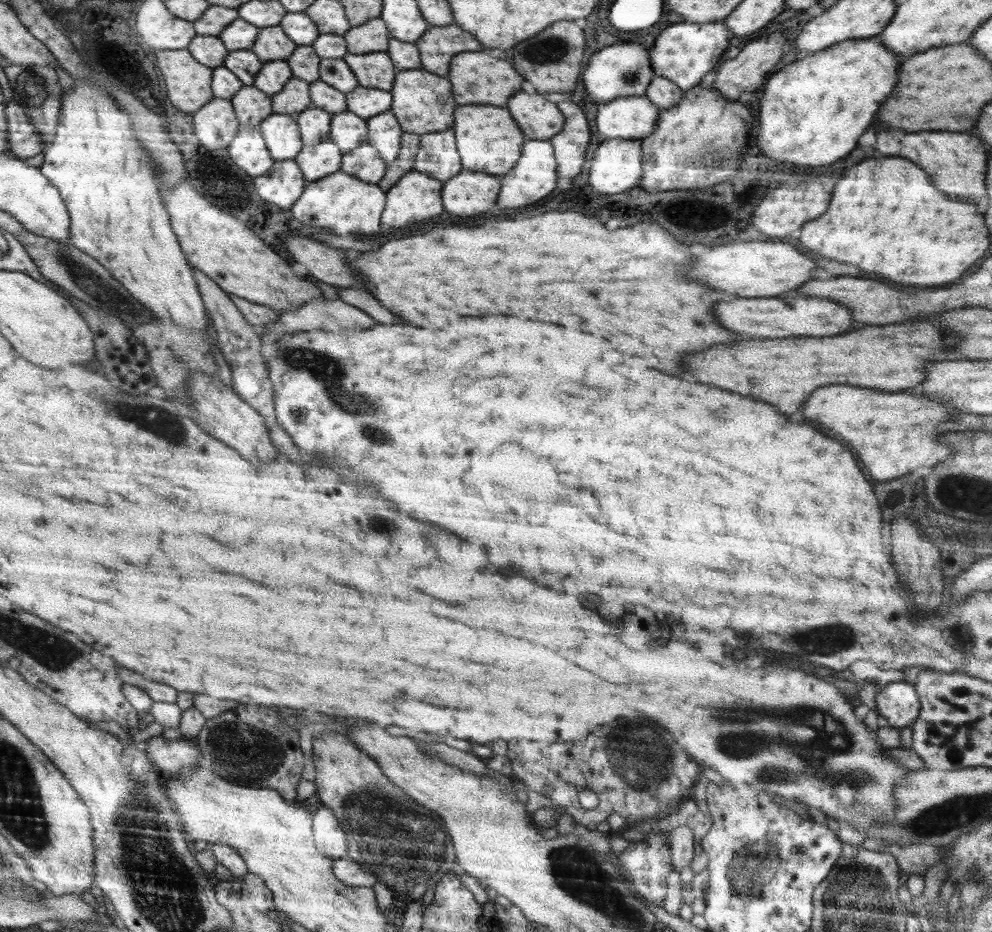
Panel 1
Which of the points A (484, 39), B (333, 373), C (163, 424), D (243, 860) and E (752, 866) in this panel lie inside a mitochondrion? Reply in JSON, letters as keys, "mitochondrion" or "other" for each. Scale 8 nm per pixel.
{"A":"other","B":"mitochondrion","C":"mitochondrion","D":"other","E":"mitochondrion"}

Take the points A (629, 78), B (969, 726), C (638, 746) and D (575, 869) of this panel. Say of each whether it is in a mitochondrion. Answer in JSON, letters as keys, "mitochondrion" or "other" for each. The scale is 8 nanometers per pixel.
{"A":"mitochondrion","B":"other","C":"mitochondrion","D":"mitochondrion"}

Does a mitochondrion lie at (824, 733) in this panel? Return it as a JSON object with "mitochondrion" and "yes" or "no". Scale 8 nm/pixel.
{"mitochondrion":"yes"}

